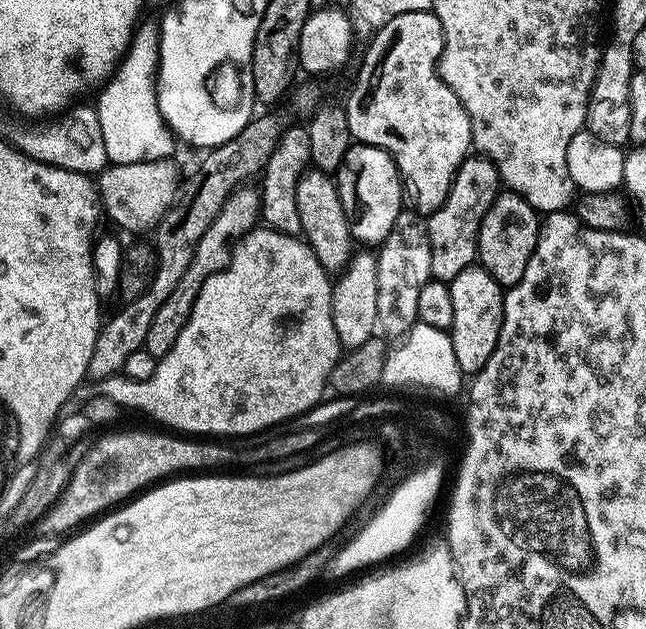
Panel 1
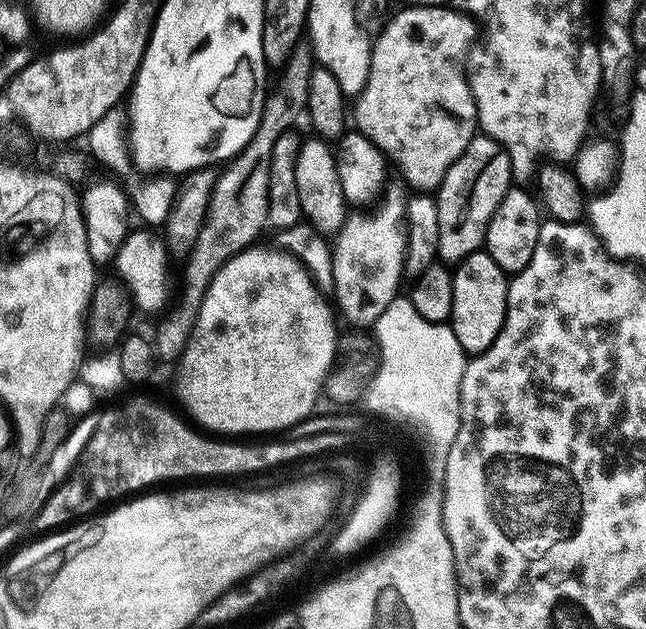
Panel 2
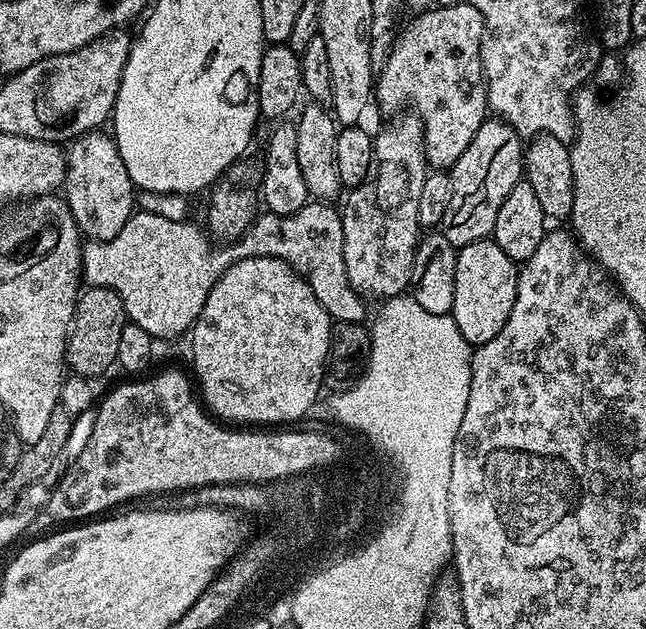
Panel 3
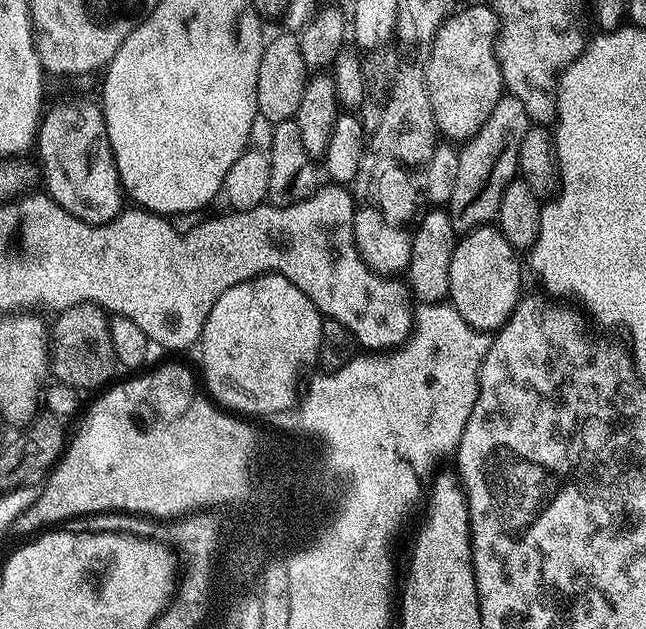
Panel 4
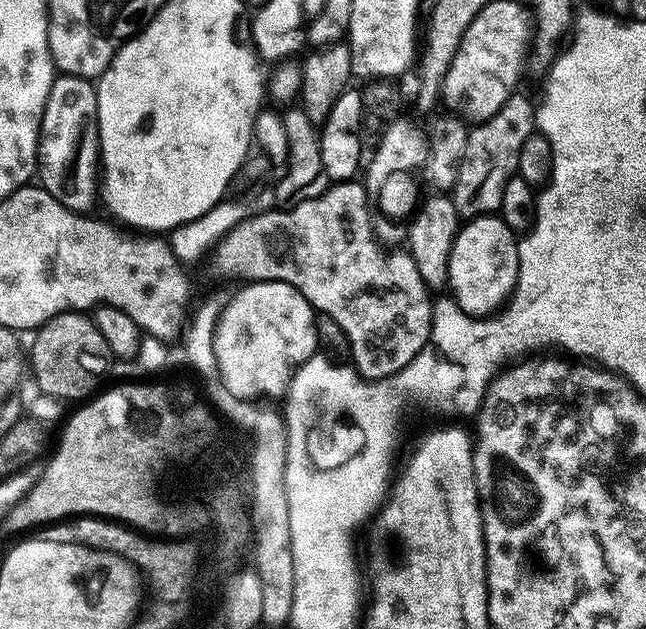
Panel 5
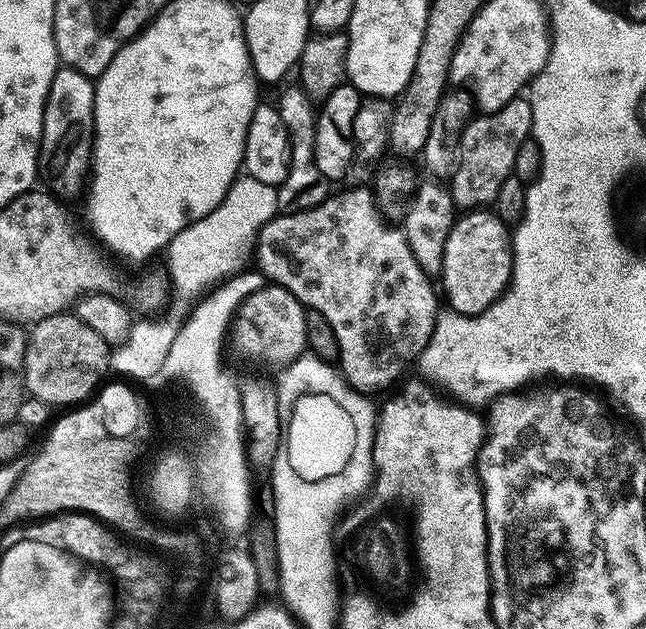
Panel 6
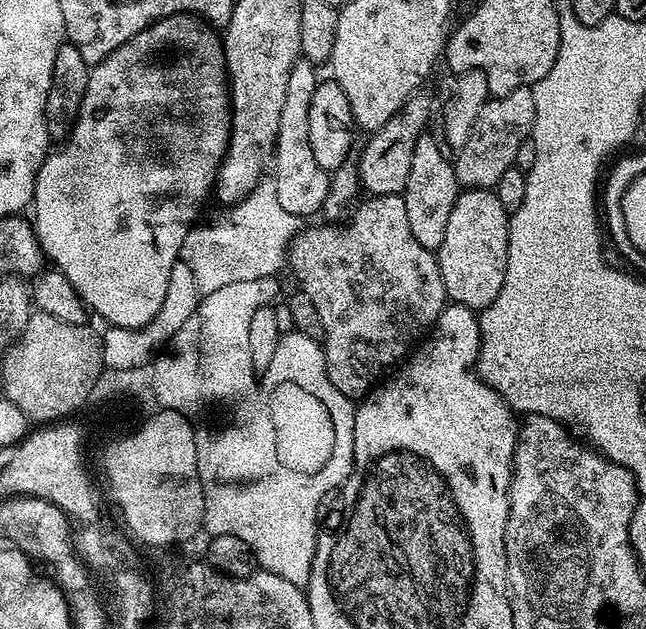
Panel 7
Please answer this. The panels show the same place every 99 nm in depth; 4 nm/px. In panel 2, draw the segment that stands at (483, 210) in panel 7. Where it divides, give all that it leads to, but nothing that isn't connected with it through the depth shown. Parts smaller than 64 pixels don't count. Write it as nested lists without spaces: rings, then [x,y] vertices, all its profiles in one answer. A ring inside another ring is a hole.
[[[486,250],[470,254],[455,265],[452,272],[454,306],[450,327],[465,353],[485,352],[494,342],[494,338],[498,338],[508,309],[509,279],[509,273],[503,272]]]

